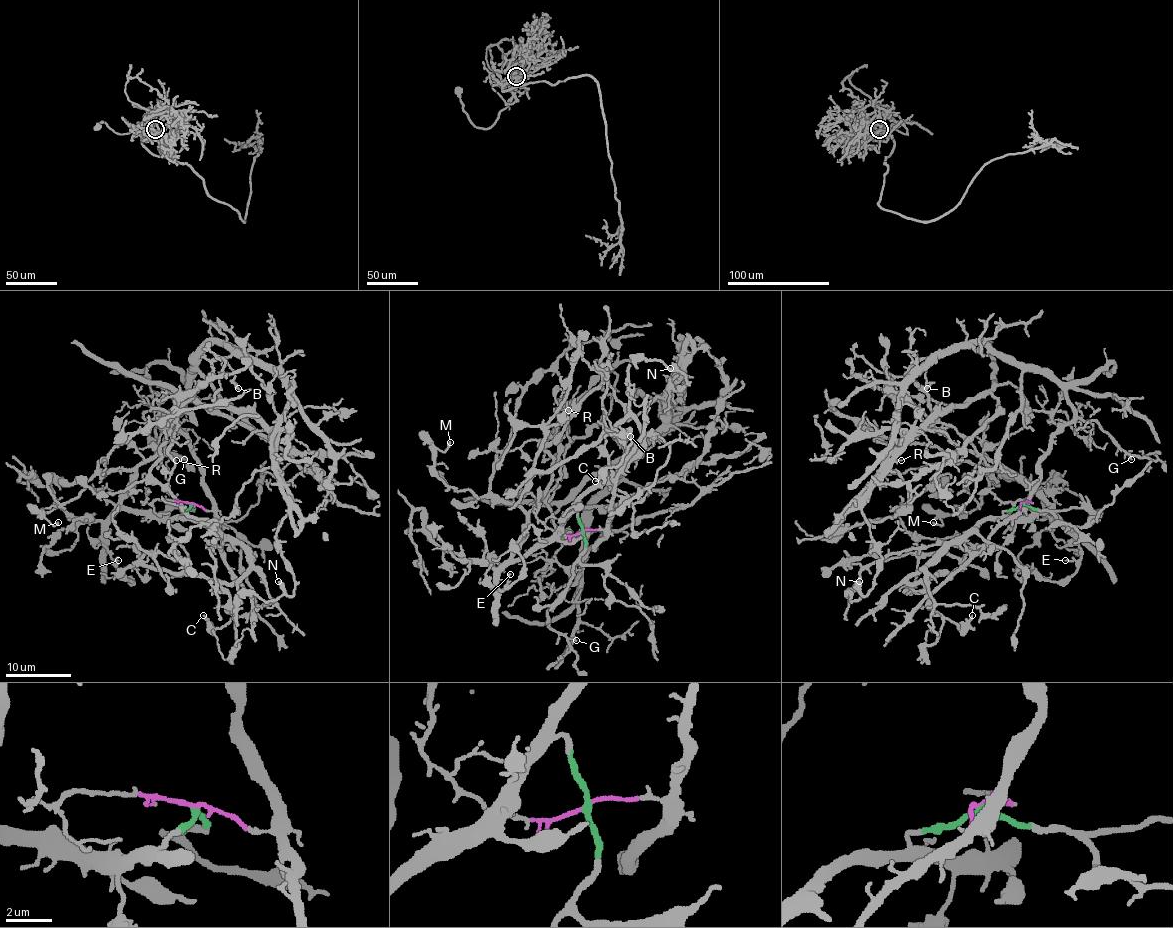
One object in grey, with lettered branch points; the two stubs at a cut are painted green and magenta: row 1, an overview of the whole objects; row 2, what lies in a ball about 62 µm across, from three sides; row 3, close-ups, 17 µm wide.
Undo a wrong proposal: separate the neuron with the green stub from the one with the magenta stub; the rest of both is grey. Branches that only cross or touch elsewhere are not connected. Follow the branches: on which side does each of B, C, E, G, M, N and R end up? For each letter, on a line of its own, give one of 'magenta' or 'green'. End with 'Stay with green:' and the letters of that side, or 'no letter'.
B: magenta
C: green
E: green
G: magenta
M: green
N: magenta
R: magenta
Stay with green: C, E, M

